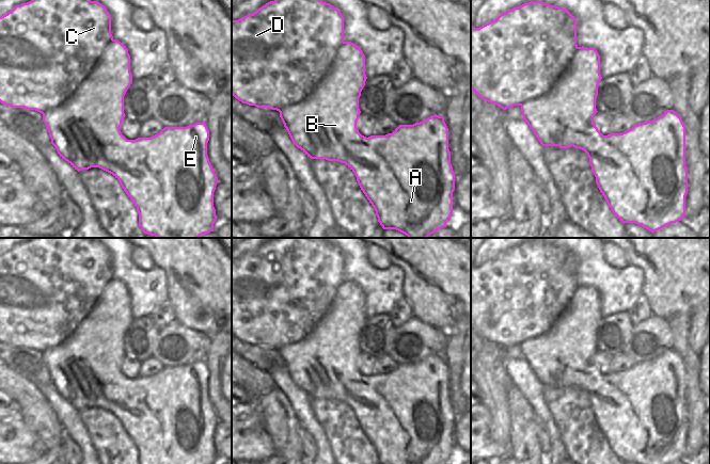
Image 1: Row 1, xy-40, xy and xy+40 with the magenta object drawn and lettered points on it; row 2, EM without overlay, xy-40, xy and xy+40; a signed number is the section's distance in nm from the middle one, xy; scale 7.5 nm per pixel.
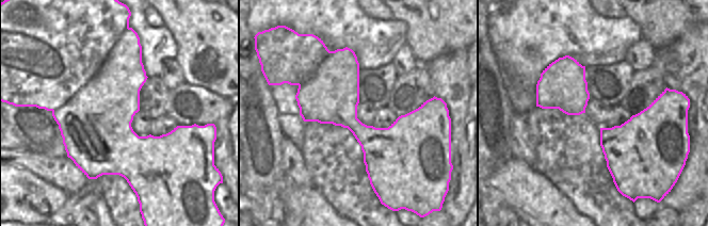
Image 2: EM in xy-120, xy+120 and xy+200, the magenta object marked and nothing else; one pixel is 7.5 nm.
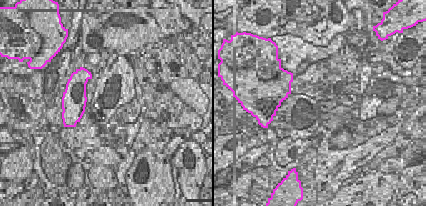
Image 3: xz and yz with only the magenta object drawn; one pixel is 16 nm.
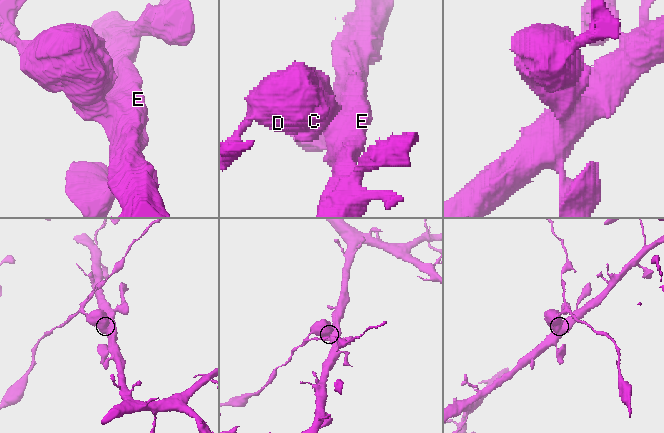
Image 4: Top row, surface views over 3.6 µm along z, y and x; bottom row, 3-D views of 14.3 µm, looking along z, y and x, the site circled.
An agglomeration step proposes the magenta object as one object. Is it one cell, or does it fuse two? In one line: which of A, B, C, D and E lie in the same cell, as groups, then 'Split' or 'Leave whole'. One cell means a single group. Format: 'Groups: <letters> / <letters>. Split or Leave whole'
Groups: A B E / C D. Split

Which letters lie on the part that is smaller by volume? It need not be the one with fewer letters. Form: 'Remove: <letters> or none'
Remove: C, D

